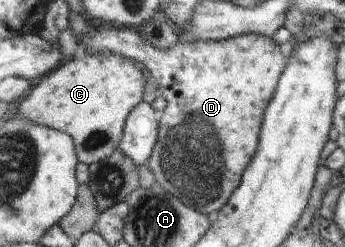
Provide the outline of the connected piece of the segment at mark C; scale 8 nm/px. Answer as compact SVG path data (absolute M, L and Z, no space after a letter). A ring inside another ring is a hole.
M100 53L98 56L88 55L84 58L70 60L57 66L43 77L30 94L20 100L18 120L28 120L36 126L47 126L71 135L76 145L76 154L81 163L91 165L107 158L116 150L122 140L124 126L128 115L140 102L144 94L144 86L149 75L143 67L129 58L114 53Z

